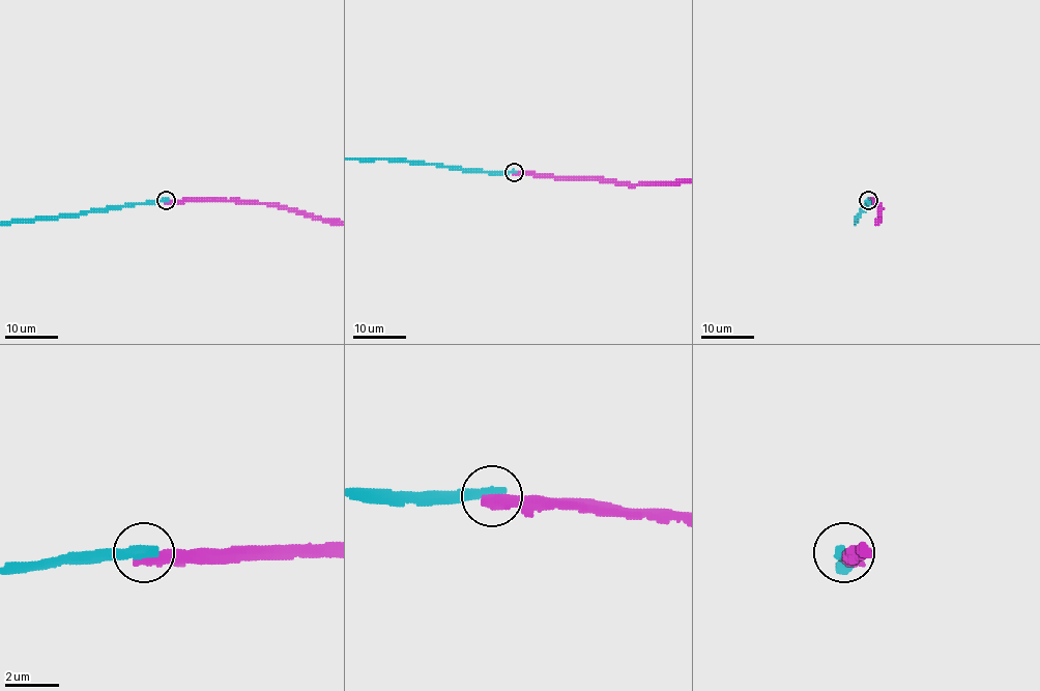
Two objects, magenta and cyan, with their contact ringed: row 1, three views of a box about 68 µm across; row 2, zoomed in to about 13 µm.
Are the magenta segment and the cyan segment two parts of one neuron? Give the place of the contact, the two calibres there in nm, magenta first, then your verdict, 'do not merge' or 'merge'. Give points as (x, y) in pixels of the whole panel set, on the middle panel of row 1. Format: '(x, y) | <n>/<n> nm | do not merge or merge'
(514, 172) | 500/380 nm | do not merge

